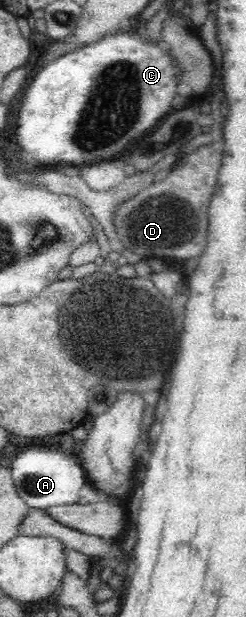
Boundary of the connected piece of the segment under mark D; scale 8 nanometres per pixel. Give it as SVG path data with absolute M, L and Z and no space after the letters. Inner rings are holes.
M211 145L201 146L177 161L165 180L119 201L112 208L112 224L124 249L133 251L141 260L187 260L205 251L208 210L221 169L221 154Z

